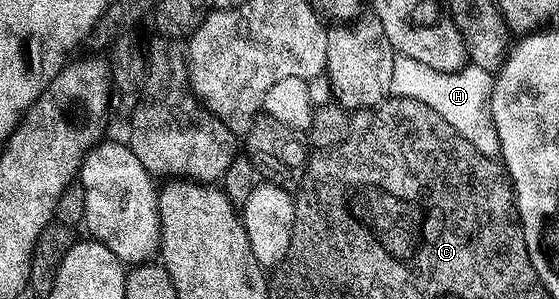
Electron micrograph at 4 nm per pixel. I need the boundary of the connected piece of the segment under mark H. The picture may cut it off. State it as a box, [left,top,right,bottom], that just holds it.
[389,53,496,153]

